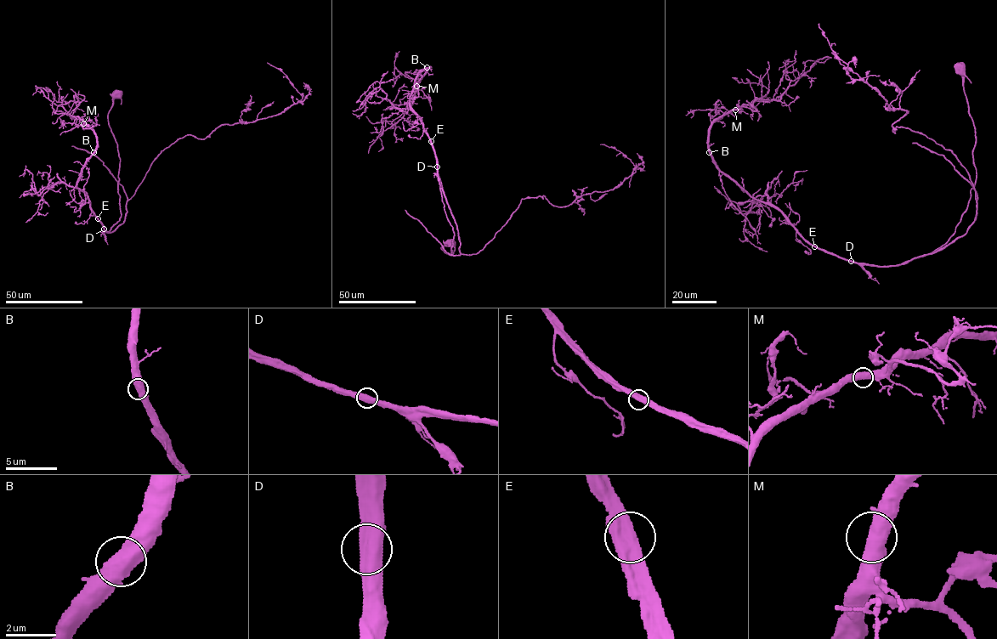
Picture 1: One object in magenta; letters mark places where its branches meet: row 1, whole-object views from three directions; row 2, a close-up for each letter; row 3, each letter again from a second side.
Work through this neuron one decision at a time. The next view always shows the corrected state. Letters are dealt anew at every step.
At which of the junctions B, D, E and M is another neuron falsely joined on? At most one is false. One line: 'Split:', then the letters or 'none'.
Split: none

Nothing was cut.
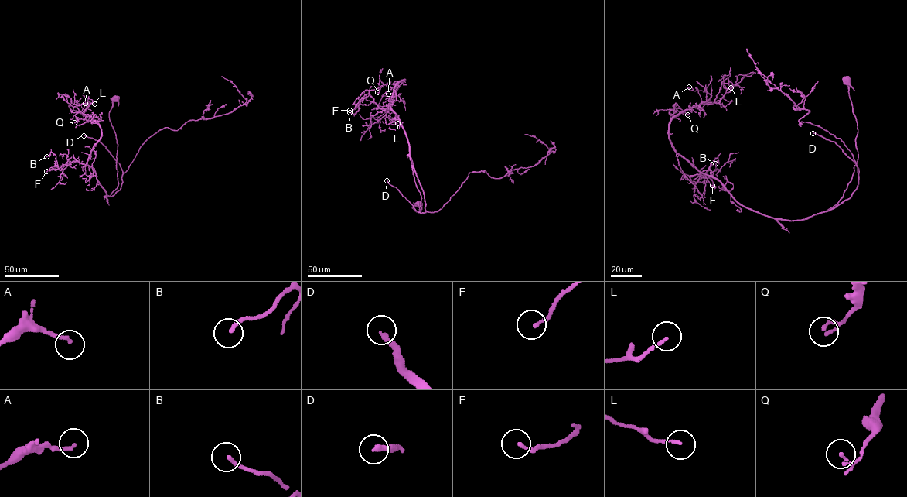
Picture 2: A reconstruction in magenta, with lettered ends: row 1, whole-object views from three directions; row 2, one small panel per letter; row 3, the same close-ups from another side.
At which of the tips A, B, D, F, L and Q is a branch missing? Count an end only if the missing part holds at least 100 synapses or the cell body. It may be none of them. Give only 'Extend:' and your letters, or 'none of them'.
Extend: D

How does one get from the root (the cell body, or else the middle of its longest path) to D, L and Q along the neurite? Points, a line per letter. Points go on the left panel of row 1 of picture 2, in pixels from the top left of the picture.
D: (116, 97), (109, 113), (117, 144), (118, 184), (111, 196), (122, 183), (120, 165), (100, 142), (83, 135)
L: (116, 97), (109, 118), (118, 184), (109, 197), (87, 164), (101, 135), (83, 114), (86, 100), (94, 104)
Q: (116, 97), (109, 118), (117, 144), (118, 184), (109, 197), (87, 164), (101, 128), (93, 121), (74, 122)

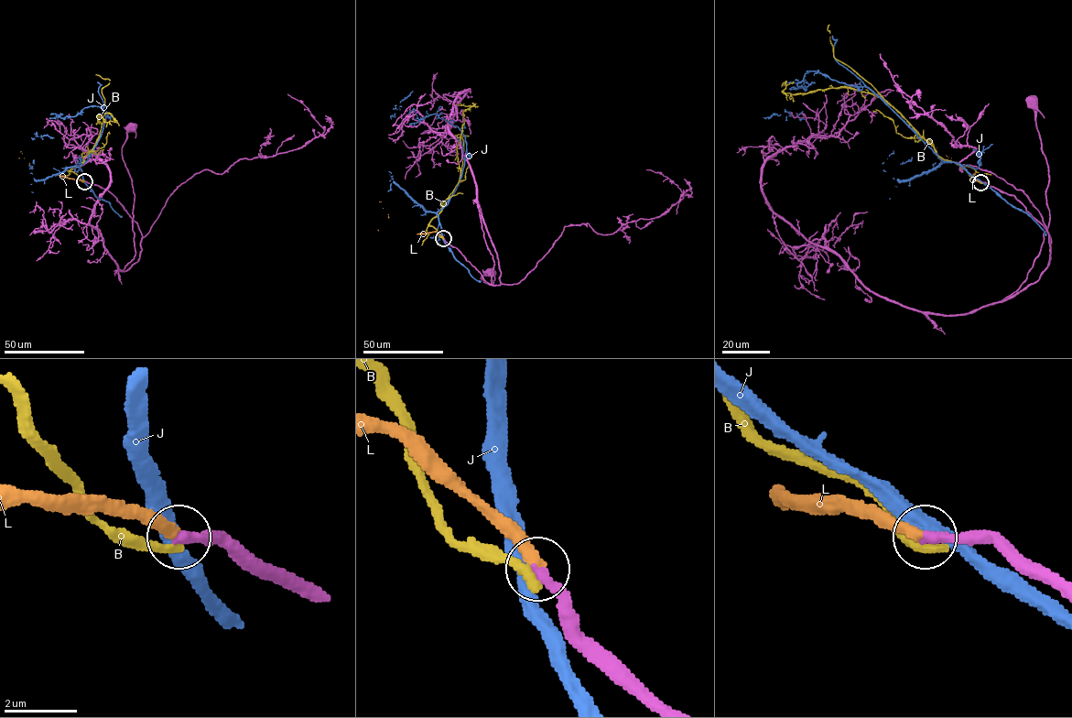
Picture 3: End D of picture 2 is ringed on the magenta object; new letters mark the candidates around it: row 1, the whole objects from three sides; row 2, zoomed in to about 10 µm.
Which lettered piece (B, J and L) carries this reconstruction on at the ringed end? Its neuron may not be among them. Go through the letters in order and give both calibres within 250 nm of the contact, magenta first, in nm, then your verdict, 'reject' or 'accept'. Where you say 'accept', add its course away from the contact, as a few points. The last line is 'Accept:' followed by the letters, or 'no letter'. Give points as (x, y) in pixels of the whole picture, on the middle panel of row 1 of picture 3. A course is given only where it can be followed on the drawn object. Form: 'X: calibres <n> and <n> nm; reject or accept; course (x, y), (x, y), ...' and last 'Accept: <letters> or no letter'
B: calibres 280 and 280 nm; reject
J: calibres 260 and 400 nm; reject
L: calibres 260 and 340 nm; accept; course (443, 238), (437, 232), (416, 234), (379, 201)
Accept: L

